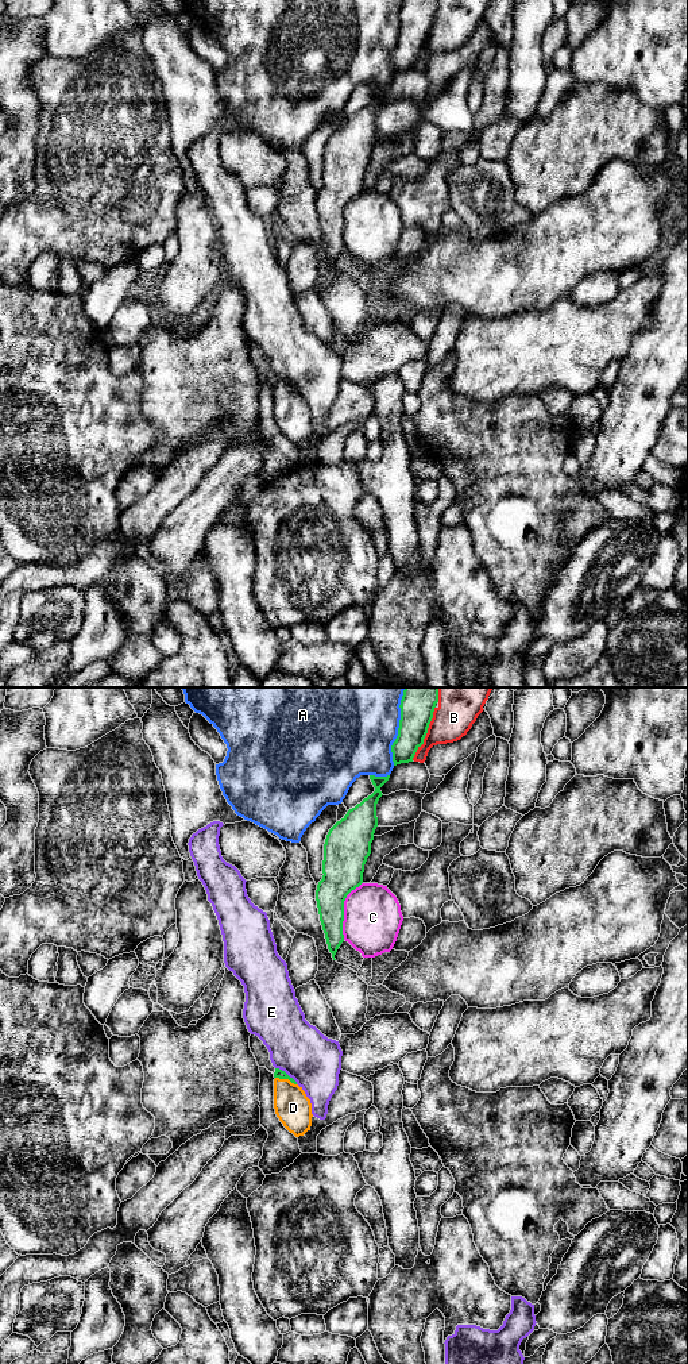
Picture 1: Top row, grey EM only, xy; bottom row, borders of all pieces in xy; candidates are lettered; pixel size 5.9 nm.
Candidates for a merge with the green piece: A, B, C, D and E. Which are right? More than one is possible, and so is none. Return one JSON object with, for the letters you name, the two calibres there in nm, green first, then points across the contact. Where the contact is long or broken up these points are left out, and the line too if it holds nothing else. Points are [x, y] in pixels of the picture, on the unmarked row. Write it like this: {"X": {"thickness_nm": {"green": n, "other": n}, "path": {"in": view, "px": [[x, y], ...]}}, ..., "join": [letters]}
{"D": {"thickness_nm": {"green": 50, "other": 220}, "path": {"in": "xy", "px": [[278, 381], [286, 386], [286, 401], [293, 416]]}}, "join": ["D"]}

